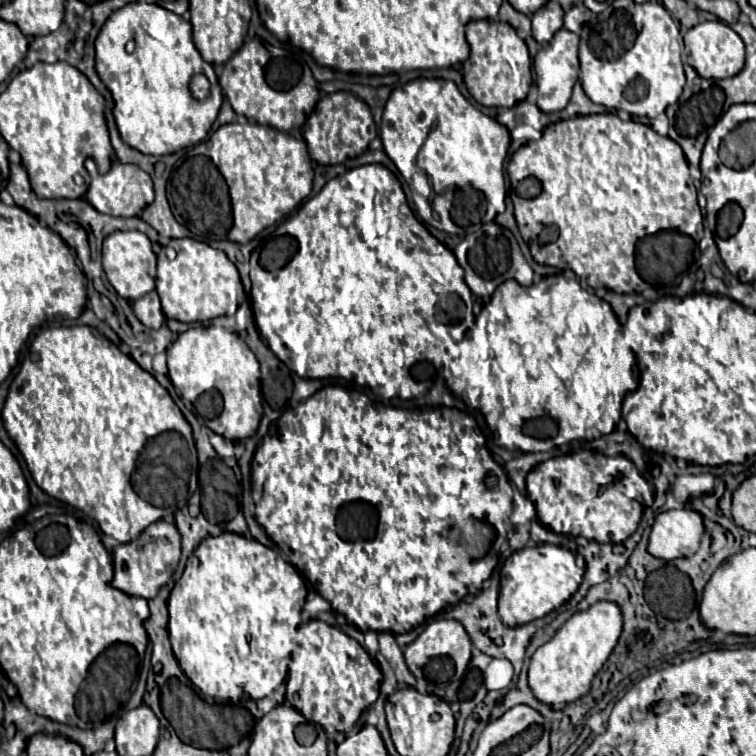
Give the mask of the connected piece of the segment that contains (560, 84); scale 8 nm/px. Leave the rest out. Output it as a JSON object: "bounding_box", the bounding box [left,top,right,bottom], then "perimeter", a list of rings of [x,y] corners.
{"bounding_box":[533,28,579,114],"perimeter":[[[561,28],[553,40],[549,42],[547,48],[541,48],[539,54],[533,60],[535,66],[535,74],[537,74],[537,90],[539,90],[539,98],[537,98],[537,106],[539,110],[543,110],[545,114],[555,114],[561,112],[573,92],[573,86],[577,82],[577,74],[579,74],[579,58],[577,58],[577,46],[579,46],[579,36],[569,32],[567,28]]]}

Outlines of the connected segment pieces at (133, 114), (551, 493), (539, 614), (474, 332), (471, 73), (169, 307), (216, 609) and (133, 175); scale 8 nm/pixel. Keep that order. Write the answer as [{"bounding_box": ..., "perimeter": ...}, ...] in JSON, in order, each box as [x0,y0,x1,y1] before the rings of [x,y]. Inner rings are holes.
[{"bounding_box":[95,2,223,156],"perimeter":[[[145,2],[127,4],[107,18],[105,26],[101,28],[95,40],[95,50],[97,50],[97,58],[95,58],[97,72],[103,84],[113,94],[113,100],[115,100],[113,114],[115,114],[117,128],[125,144],[133,146],[135,150],[143,154],[163,156],[163,154],[171,154],[181,148],[199,144],[209,134],[209,128],[213,126],[223,102],[222,89],[217,83],[213,66],[207,64],[197,52],[193,38],[191,38],[191,24],[183,16],[177,16],[157,4],[145,4]],[[129,40],[135,40],[137,44],[133,54],[125,52],[125,44]],[[193,74],[207,76],[207,80],[211,82],[209,98],[205,100],[193,98],[191,88],[189,88]]]},{"bounding_box":[510,450,653,544],"perimeter":[[[587,450],[556,456],[535,466],[527,476],[527,496],[515,492],[510,520],[515,526],[530,522],[536,517],[537,508],[537,518],[557,534],[621,544],[637,530],[643,508],[651,506],[653,501],[651,486],[629,458],[607,458]]]},{"bounding_box":[499,544,584,628],"perimeter":[[[541,544],[537,548],[521,548],[507,558],[501,570],[499,616],[509,628],[543,618],[577,592],[583,577],[584,569],[575,564],[575,556],[563,546]]]},{"bounding_box":[423,273,637,452],"perimeter":[[[560,273],[543,277],[539,284],[533,286],[521,286],[513,280],[507,280],[501,284],[501,292],[497,286],[489,304],[473,312],[476,318],[473,326],[453,326],[453,330],[461,330],[461,334],[465,334],[459,342],[451,338],[445,324],[437,322],[435,316],[423,314],[423,318],[427,328],[443,326],[443,334],[435,336],[435,340],[439,340],[435,346],[444,347],[441,374],[445,378],[447,390],[459,396],[467,406],[483,412],[491,424],[497,446],[521,452],[547,452],[553,446],[573,440],[595,440],[615,428],[615,424],[621,420],[623,398],[627,392],[637,388],[637,378],[635,354],[625,346],[621,324],[605,300],[597,298],[589,290],[583,290],[576,277]],[[611,394],[613,426],[611,420],[605,420],[605,404]]]},{"bounding_box":[463,22,531,108],"perimeter":[[[469,22],[467,42],[471,46],[471,56],[463,64],[463,80],[469,94],[483,106],[505,106],[511,108],[527,98],[531,76],[531,56],[527,44],[517,36],[513,26],[505,22]]]},{"bounding_box":[155,238,247,324],"perimeter":[[[191,238],[171,240],[157,254],[155,282],[155,290],[159,294],[165,316],[187,324],[213,320],[227,313],[228,316],[234,315],[240,296],[247,298],[237,266],[225,256],[225,252]]]},{"bounding_box":[167,531,337,704],"perimeter":[[[228,531],[219,536],[209,536],[197,546],[183,576],[173,586],[167,604],[173,652],[191,684],[207,696],[235,704],[245,698],[261,700],[277,688],[277,682],[283,682],[293,650],[293,638],[301,622],[319,620],[329,624],[327,618],[335,617],[337,613],[313,588],[313,584],[307,579],[303,582],[297,570],[275,550],[259,544],[254,538]]]},{"bounding_box":[85,159,153,218],"perimeter":[[[90,159],[85,161],[85,167],[91,176],[91,186],[89,186],[89,192],[85,198],[97,212],[129,218],[129,216],[137,216],[145,206],[149,206],[153,202],[151,178],[139,166],[113,162],[113,166],[107,174],[98,174],[90,172],[90,163]]]}]

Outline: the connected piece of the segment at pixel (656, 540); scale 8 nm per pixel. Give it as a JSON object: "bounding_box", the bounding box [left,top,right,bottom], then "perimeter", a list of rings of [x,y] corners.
{"bounding_box":[649,510,705,562],"perimeter":[[[667,510],[657,514],[649,534],[649,554],[665,562],[681,558],[681,552],[695,554],[705,532],[701,514],[693,510]]]}

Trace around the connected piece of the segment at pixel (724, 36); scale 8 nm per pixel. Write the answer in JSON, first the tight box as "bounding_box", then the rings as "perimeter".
{"bounding_box":[685,20,745,78],"perimeter":[[[721,20],[713,22],[701,22],[685,32],[685,54],[687,54],[687,64],[701,76],[701,78],[731,78],[735,76],[743,64],[745,64],[745,44],[739,38],[739,34],[723,24]]]}

